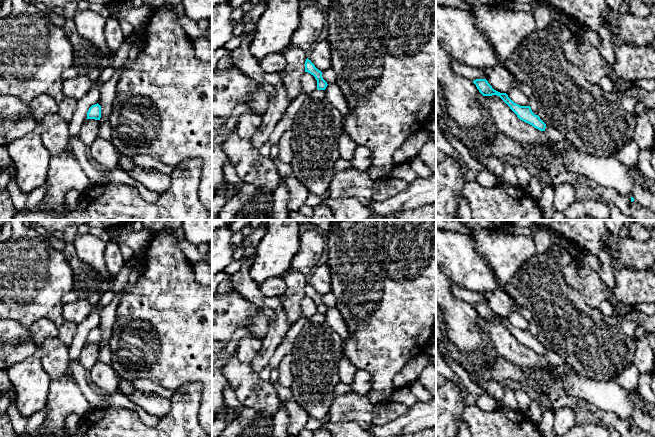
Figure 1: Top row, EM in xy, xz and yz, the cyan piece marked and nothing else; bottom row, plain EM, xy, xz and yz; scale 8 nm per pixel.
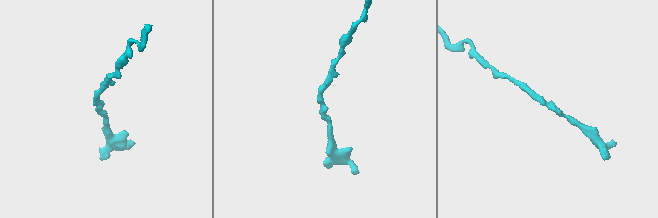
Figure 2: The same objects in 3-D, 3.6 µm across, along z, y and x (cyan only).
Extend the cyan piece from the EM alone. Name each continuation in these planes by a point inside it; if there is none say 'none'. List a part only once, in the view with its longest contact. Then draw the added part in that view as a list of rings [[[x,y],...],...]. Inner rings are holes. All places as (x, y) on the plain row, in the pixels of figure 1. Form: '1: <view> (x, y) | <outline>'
none

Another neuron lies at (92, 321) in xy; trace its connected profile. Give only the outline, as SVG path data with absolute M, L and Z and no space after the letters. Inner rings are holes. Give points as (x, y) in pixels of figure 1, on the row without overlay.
M97 304L93 306L90 314L78 324L77 331L68 349L69 361L77 360L87 342L87 336L92 329L99 326L100 311Z

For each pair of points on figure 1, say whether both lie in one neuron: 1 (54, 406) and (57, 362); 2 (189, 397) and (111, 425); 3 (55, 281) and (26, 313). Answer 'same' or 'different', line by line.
1: different
2: same
3: same

